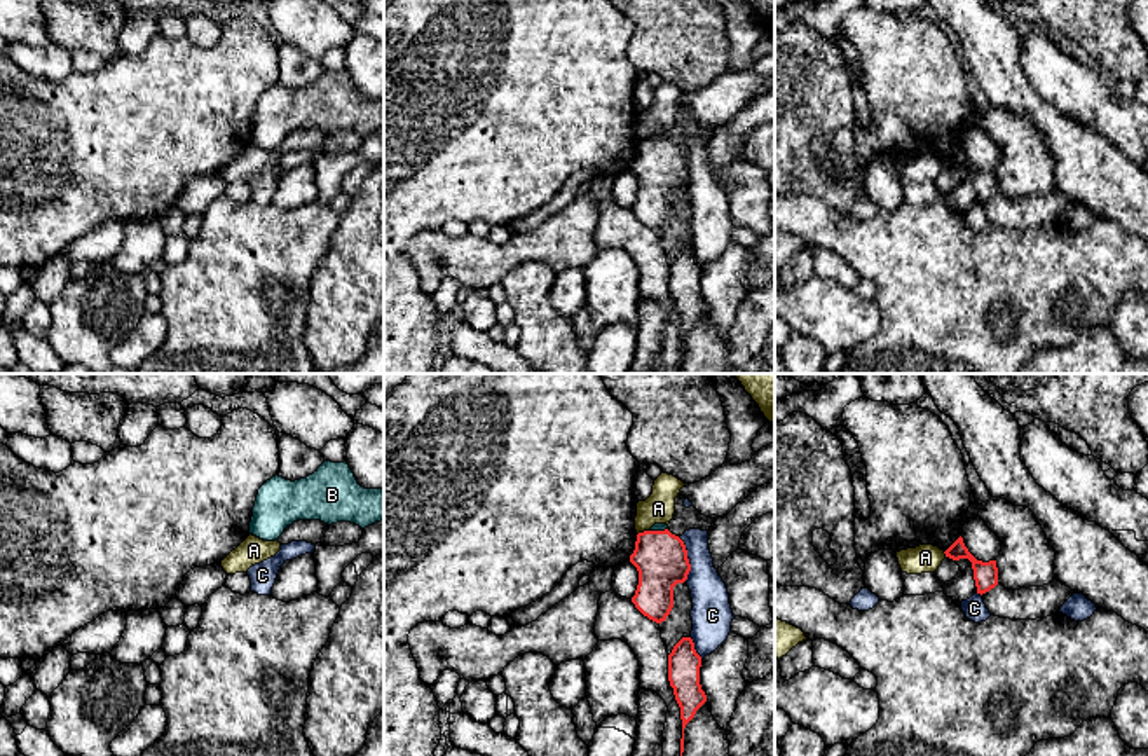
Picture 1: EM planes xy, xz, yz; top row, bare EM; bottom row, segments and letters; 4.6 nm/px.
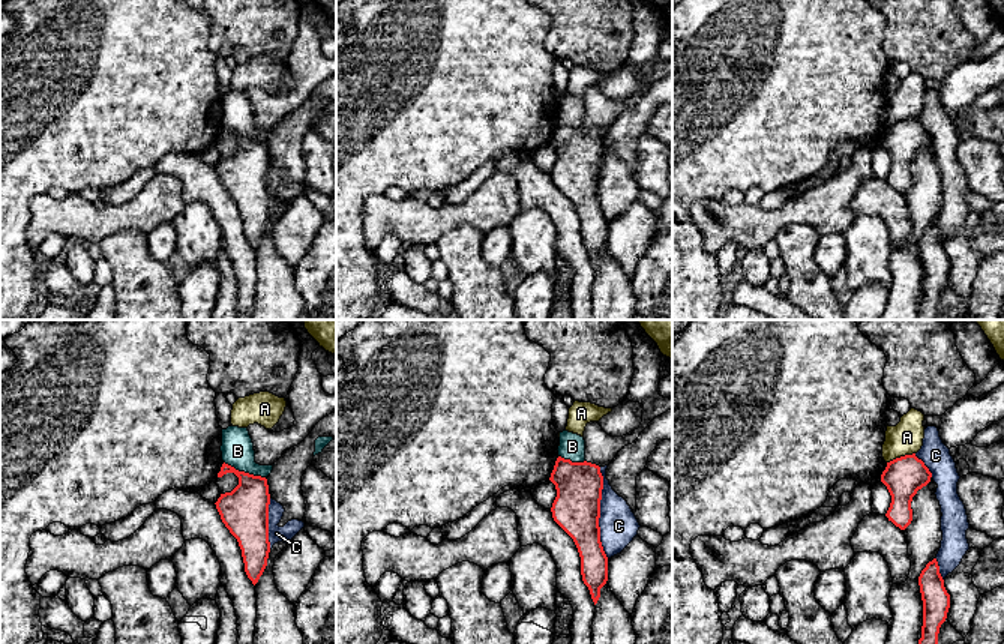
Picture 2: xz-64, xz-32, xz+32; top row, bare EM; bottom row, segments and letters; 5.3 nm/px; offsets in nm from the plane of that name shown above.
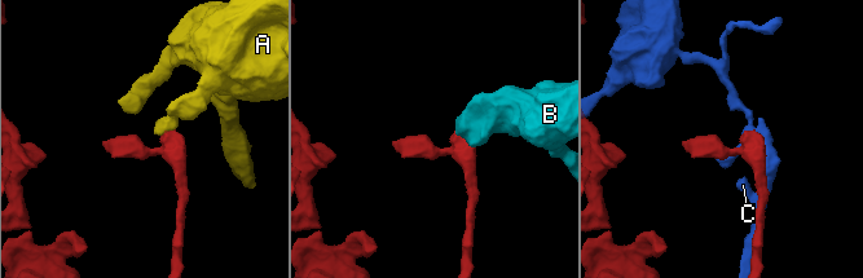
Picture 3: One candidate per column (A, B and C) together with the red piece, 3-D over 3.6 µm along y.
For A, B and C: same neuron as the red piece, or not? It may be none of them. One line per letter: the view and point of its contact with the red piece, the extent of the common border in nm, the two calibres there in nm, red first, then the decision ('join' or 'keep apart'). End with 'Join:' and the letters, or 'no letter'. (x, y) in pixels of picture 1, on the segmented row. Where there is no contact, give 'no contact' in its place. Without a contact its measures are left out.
A: meets red in xz at (644, 531); contact 70 nm long; 240 nm thick on the red side, 140 nm on the other; keep apart
B: meets red in xz at (658, 531); contact 80 nm long; 240 nm thick on the red side, 30 nm on the other; keep apart
C: meets red in xz at (688, 559); contact 200 nm long; 240 nm thick on the red side, 180 nm on the other; keep apart
Join: no letter

